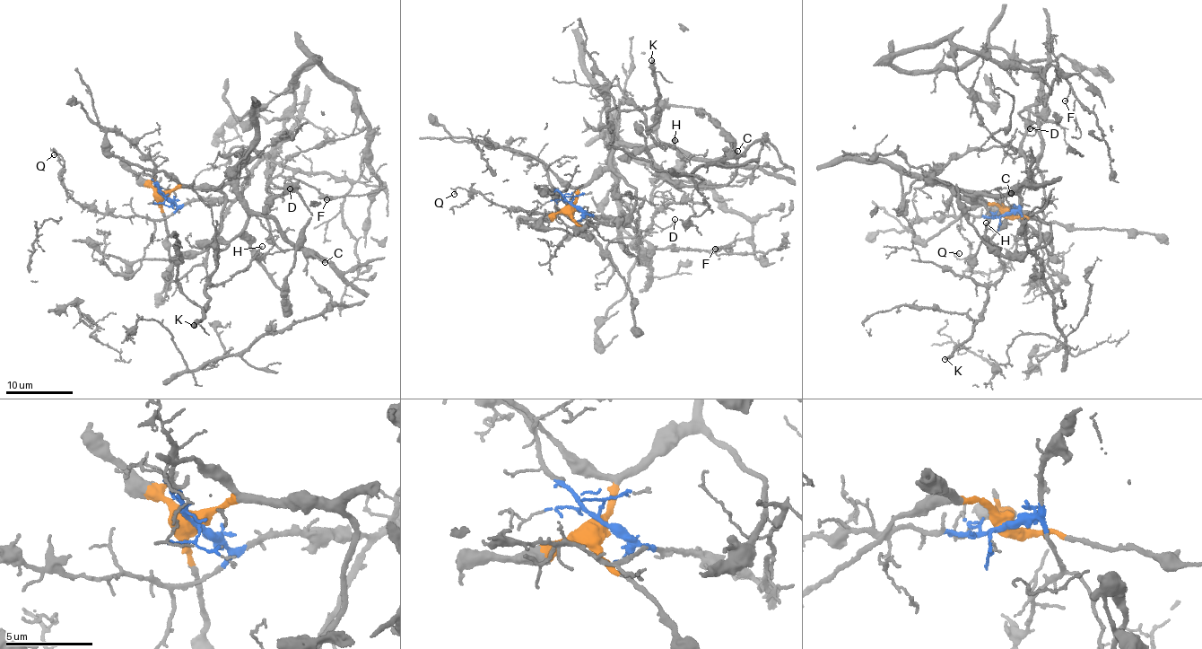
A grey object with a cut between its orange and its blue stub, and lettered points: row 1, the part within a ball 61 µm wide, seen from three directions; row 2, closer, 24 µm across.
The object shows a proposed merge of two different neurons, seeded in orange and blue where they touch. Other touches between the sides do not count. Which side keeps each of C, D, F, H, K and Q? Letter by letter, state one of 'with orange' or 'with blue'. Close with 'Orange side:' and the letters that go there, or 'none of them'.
C: with orange
D: with blue
F: with blue
H: with orange
K: with orange
Q: with blue
Orange side: C, H, K

